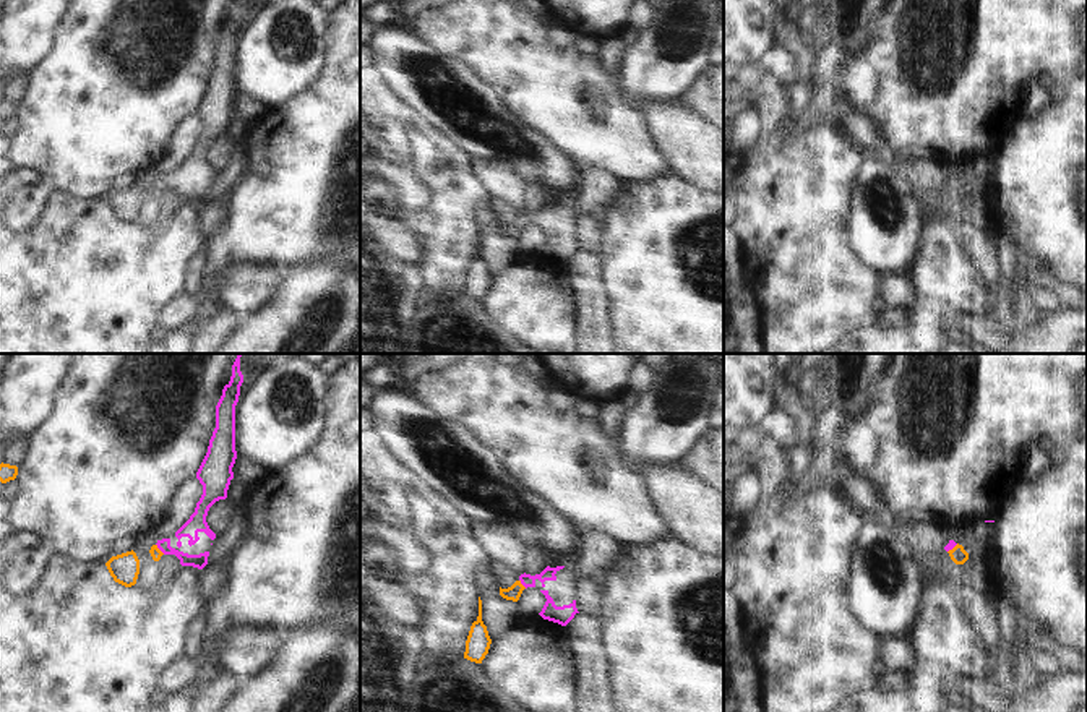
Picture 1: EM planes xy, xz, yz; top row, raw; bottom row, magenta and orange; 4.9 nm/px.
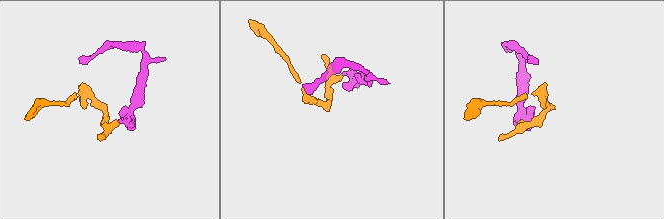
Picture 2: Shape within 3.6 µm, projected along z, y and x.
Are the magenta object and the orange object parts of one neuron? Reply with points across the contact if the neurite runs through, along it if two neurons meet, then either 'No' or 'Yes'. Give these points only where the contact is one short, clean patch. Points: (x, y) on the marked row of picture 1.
Path across: xz (549, 573), (523, 584), (513, 592). Yes.

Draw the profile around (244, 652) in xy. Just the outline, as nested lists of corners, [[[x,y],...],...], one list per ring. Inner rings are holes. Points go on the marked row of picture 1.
[[[227,628],[221,634],[222,670],[245,681],[271,665],[279,642],[281,634],[269,629]]]

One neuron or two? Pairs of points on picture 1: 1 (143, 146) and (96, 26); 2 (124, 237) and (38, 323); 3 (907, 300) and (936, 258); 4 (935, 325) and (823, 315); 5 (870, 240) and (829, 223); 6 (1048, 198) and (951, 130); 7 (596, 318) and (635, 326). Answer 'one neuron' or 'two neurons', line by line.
1: one neuron
2: one neuron
3: two neurons
4: two neurons
5: two neurons
6: two neurons
7: two neurons

